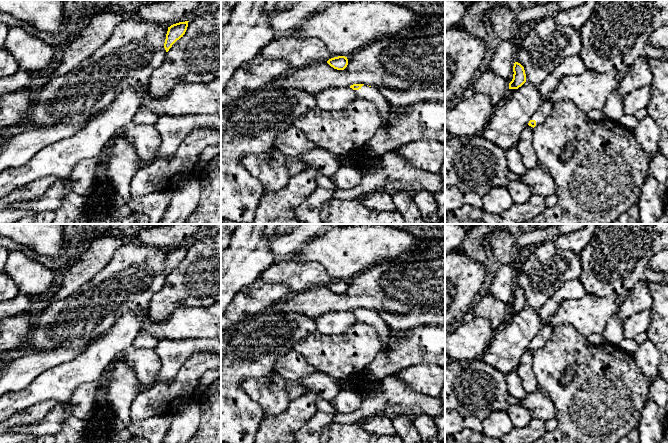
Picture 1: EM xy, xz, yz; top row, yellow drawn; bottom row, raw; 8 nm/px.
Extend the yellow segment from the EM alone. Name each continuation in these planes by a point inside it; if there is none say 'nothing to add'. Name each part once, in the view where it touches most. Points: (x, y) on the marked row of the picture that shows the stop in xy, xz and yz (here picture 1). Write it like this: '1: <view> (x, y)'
1: xz (372, 94)

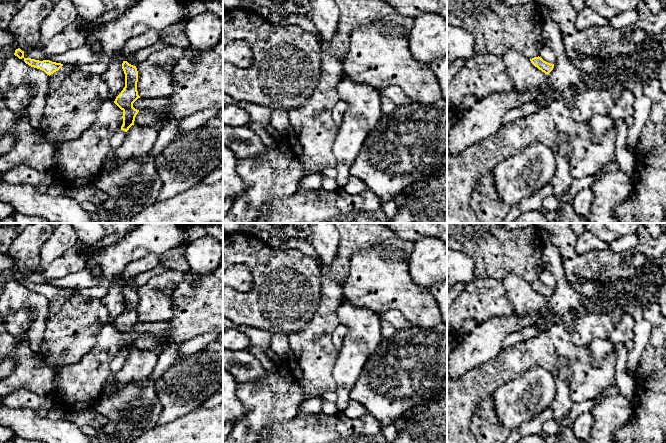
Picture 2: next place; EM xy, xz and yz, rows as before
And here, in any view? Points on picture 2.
1: xy (116, 139)

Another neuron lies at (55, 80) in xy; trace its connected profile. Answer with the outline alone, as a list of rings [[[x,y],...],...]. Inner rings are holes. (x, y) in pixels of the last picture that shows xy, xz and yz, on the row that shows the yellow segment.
[[[63,64],[63,66],[49,76],[49,92],[59,87],[63,80],[73,71],[78,69],[79,65]]]

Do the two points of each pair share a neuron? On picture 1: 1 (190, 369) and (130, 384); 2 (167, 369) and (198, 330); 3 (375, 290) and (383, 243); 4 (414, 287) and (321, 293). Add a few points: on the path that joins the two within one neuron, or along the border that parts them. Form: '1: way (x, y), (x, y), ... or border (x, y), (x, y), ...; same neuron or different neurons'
1: border (142, 391), (133, 400), (130, 412); different neurons
2: border (210, 338), (167, 339); different neurons
3: border (399, 257), (385, 261); different neurons
4: way (391, 287), (365, 290), (351, 299), (344, 299); same neuron

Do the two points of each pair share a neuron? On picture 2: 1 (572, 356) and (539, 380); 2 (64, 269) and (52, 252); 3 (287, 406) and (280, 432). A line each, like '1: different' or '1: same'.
1: different
2: different
3: different

